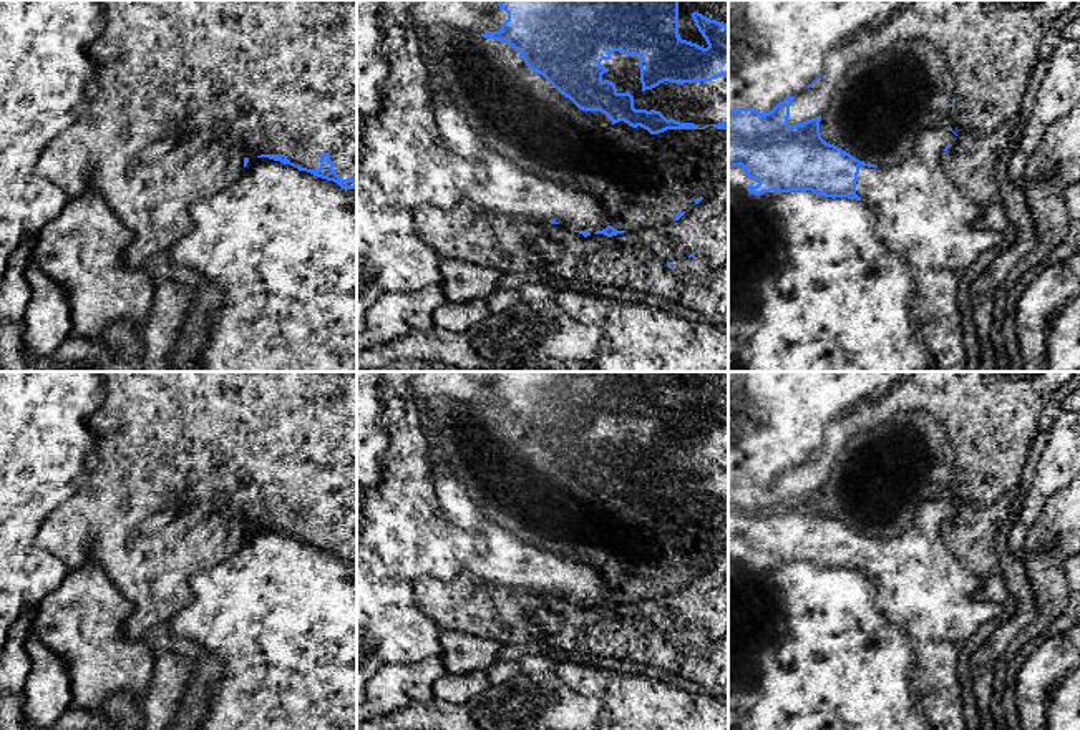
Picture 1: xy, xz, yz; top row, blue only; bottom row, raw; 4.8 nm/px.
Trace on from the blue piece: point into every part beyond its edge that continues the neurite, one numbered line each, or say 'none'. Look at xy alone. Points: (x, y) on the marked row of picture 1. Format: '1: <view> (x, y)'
1: xy (281, 244)

